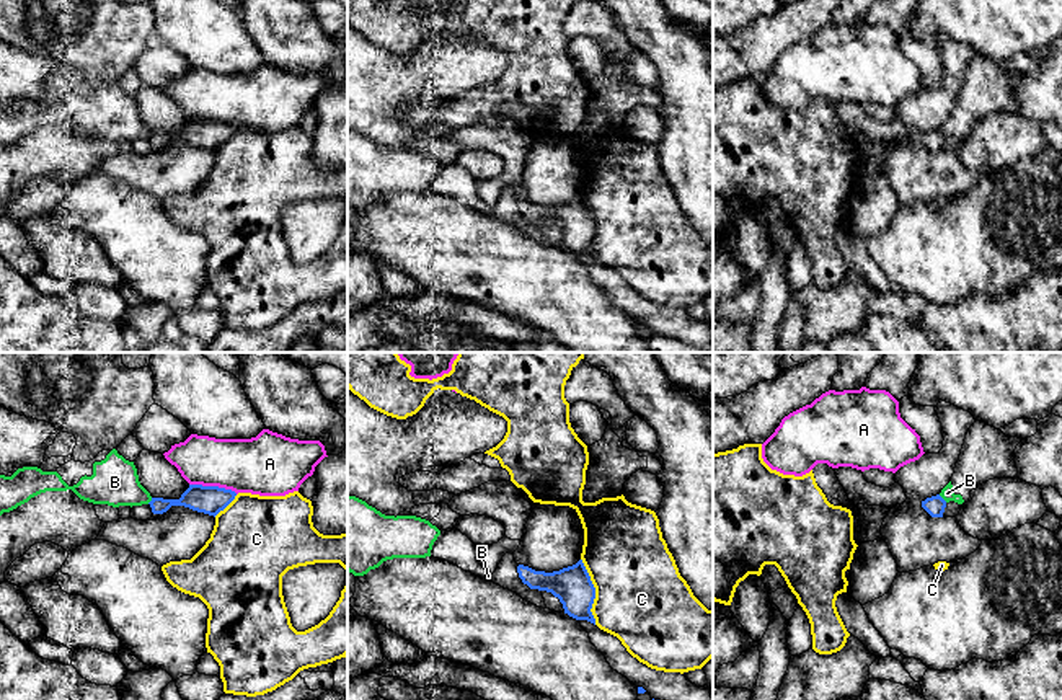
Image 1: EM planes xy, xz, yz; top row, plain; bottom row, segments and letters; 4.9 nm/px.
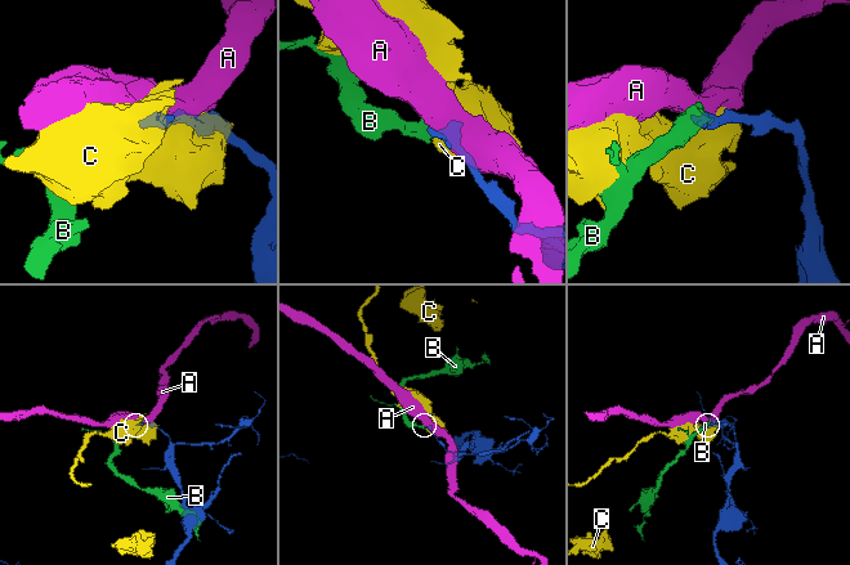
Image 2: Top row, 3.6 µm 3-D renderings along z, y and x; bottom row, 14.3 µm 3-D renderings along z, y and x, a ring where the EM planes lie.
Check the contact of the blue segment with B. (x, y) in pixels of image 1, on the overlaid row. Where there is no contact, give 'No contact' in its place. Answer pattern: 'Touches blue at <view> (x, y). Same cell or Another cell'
Touches blue at yz (942, 498). Another cell

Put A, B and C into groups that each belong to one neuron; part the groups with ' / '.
A / B / C

